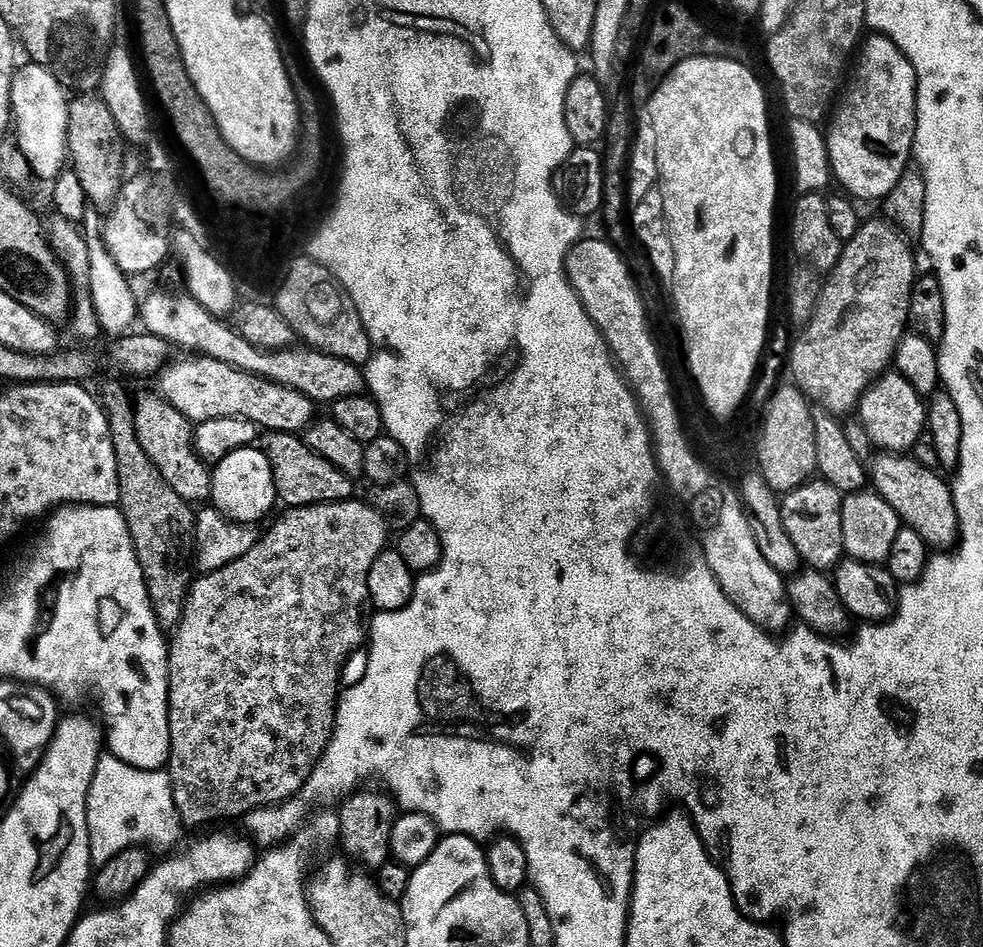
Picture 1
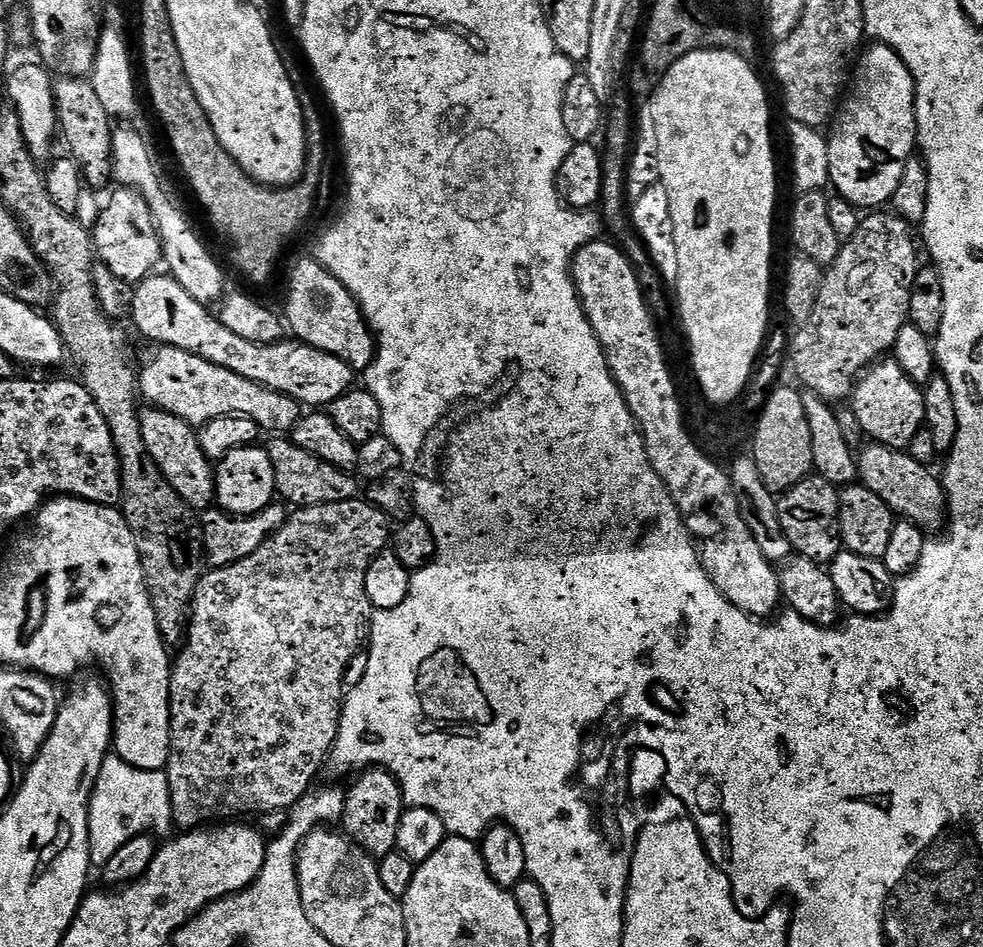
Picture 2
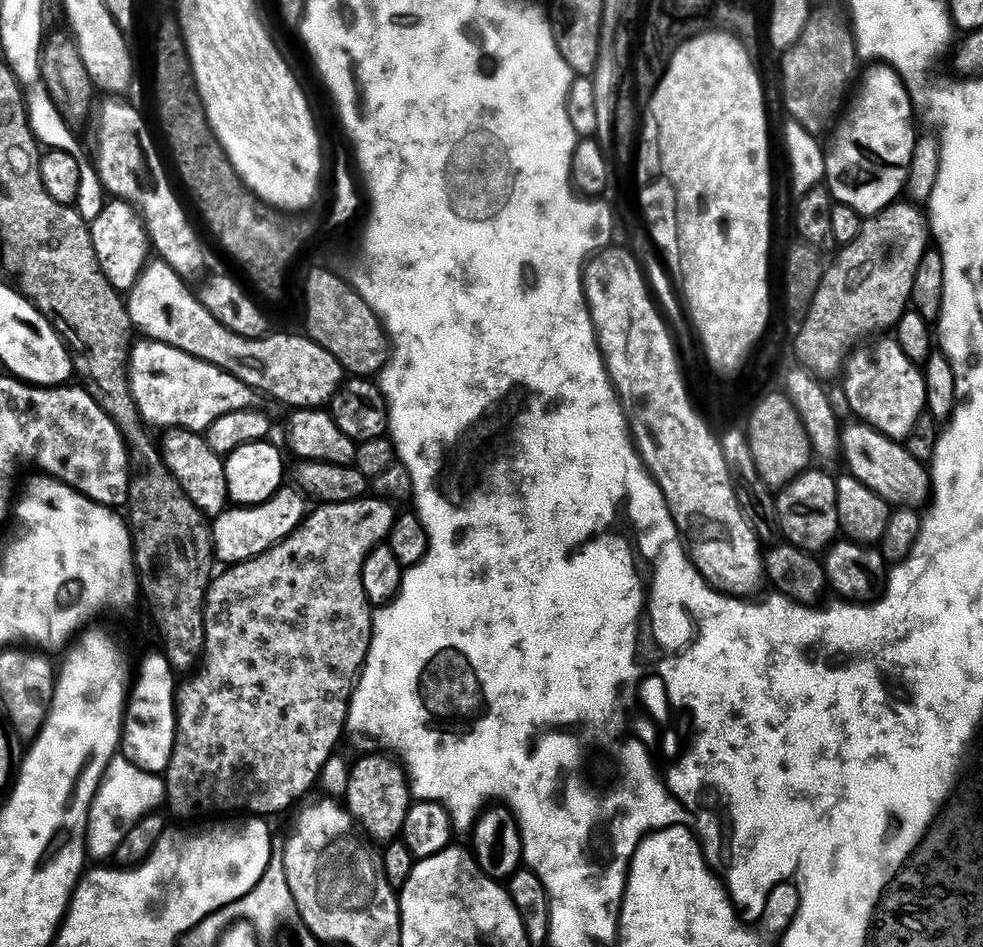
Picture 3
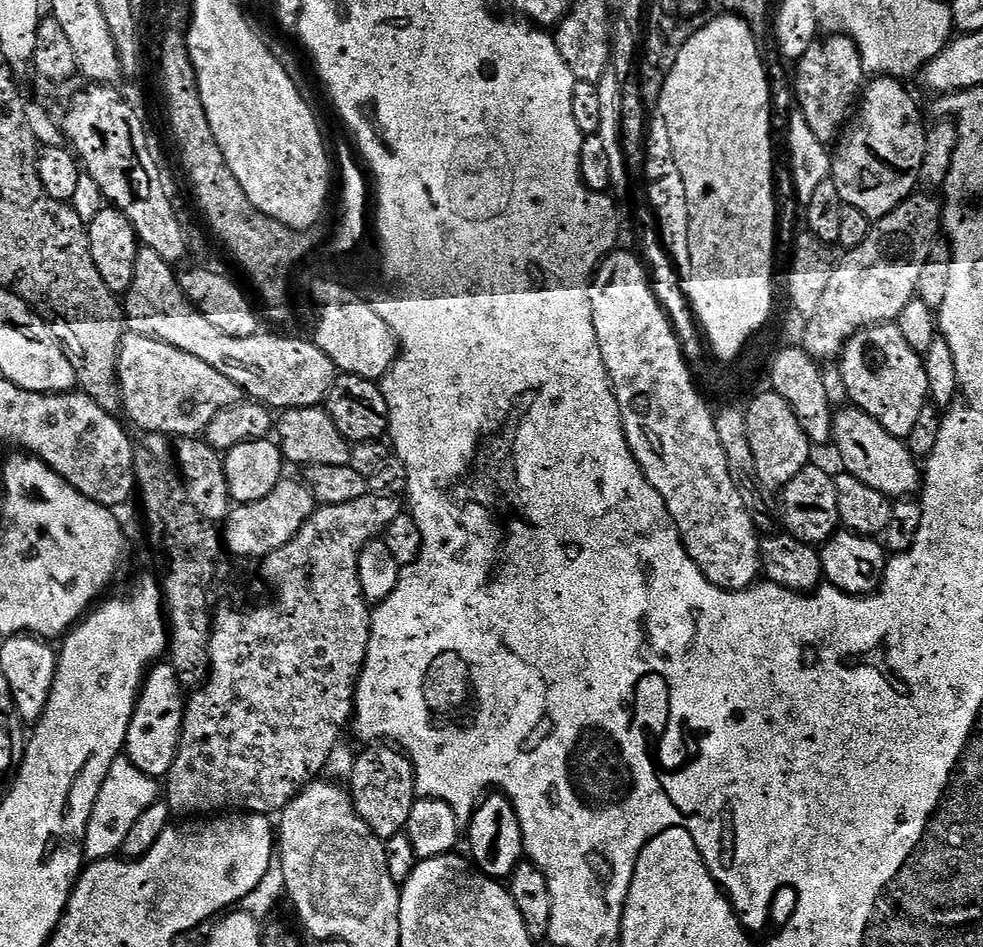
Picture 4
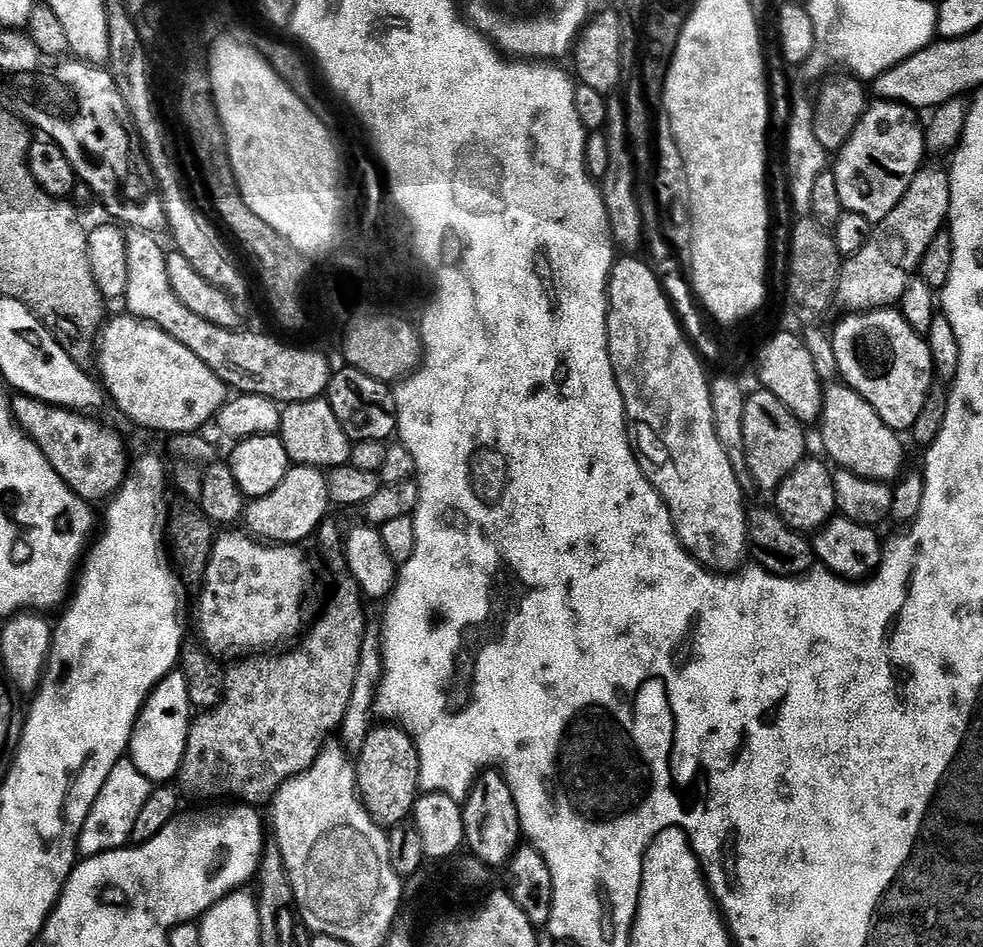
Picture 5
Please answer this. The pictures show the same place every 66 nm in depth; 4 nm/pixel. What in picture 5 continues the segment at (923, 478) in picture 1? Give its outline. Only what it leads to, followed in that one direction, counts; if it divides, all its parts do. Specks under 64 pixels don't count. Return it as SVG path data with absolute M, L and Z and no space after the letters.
M832 386L825 391L818 428L824 439L824 448L828 451L827 459L843 471L879 482L892 482L901 475L900 467L904 464L901 437L888 428L882 418L878 418L876 411L853 388Z

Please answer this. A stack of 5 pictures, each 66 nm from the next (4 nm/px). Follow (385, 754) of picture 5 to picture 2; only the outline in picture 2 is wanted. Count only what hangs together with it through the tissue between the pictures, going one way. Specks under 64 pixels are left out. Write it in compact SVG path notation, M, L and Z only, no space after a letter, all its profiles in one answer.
M374 767L361 771L360 776L347 789L344 798L343 831L356 847L373 858L389 856L396 847L396 834L400 818L406 811L404 797L400 794L400 786L395 776L384 769Z

